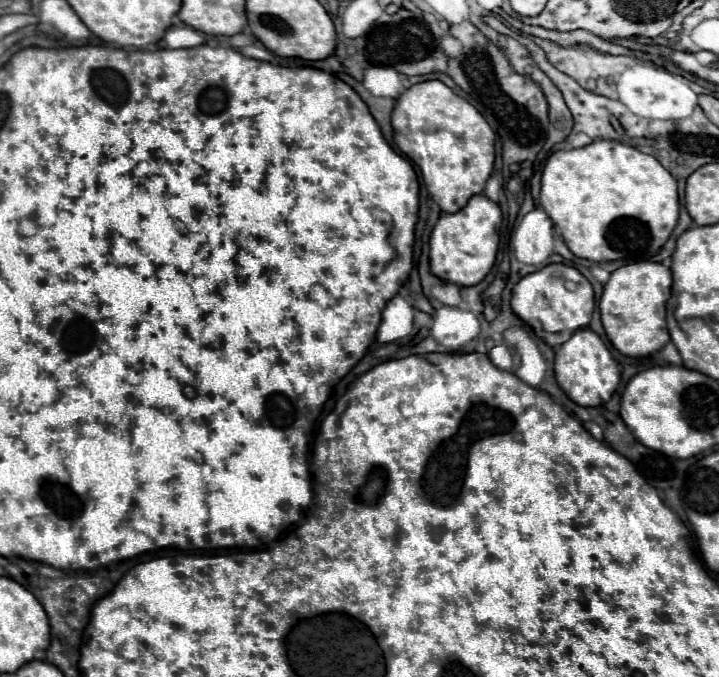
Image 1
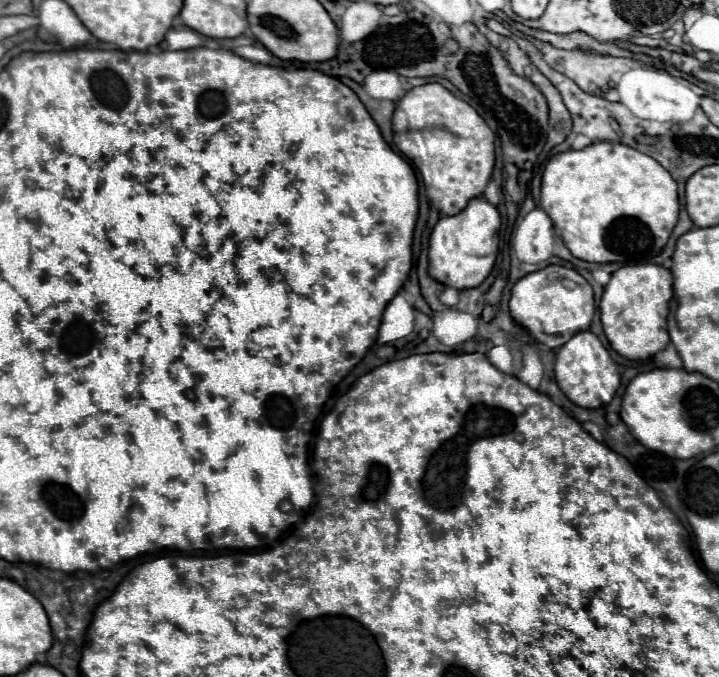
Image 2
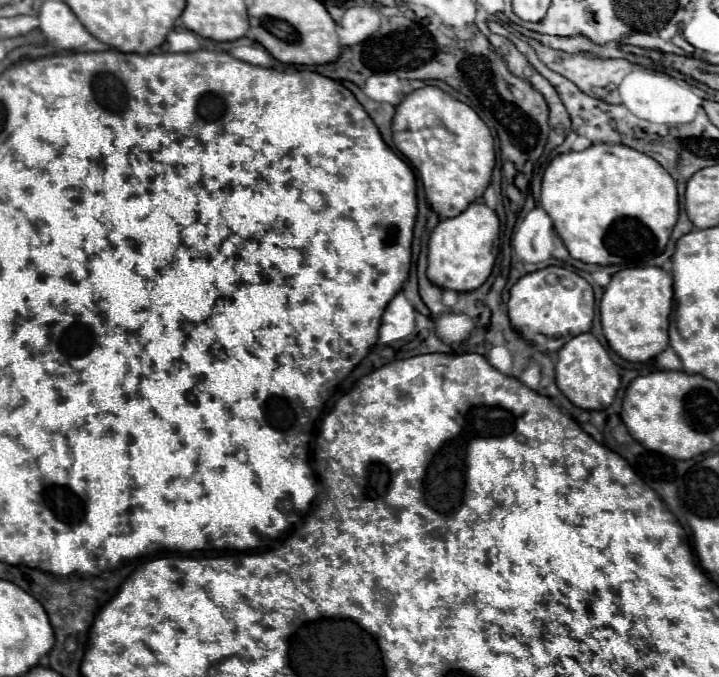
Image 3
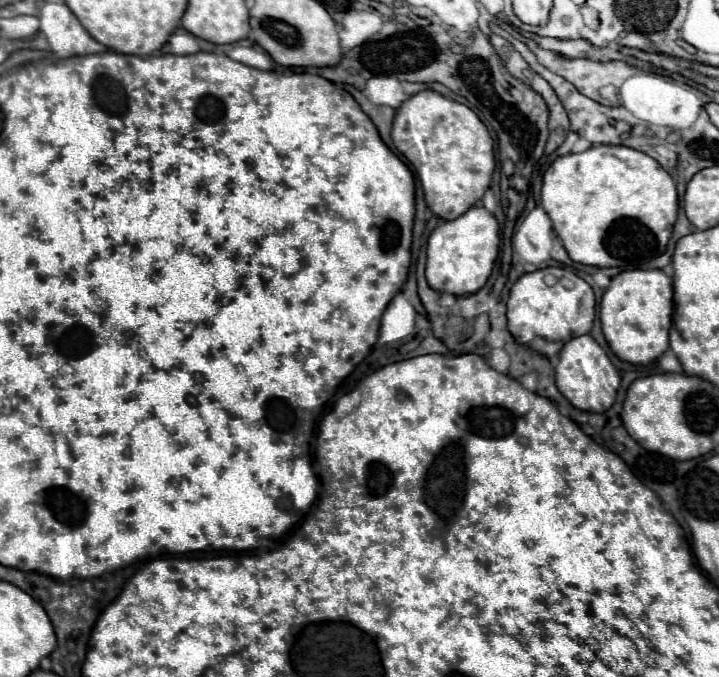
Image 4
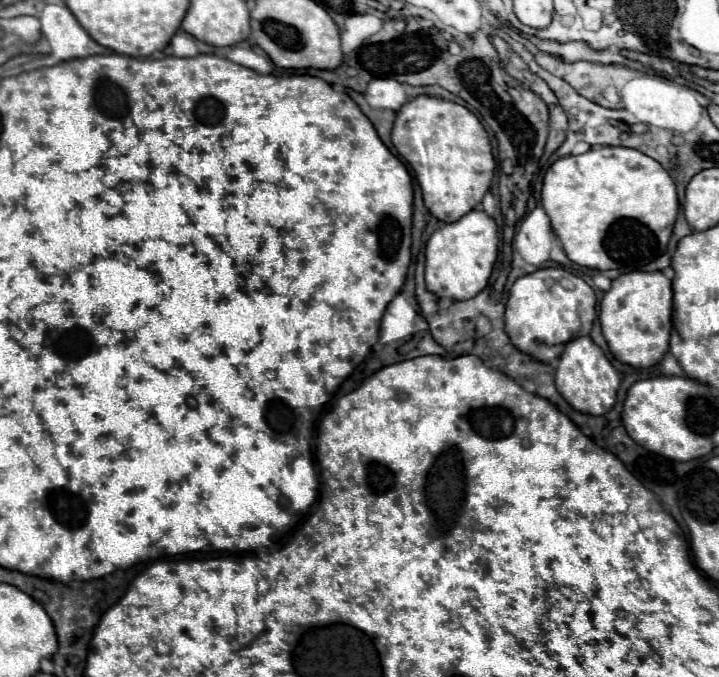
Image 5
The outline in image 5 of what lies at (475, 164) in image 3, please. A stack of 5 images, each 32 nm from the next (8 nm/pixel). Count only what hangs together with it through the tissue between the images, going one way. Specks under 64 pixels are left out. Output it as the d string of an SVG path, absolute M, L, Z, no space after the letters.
M416 96L408 100L398 112L394 120L392 130L392 144L398 150L398 154L412 166L420 188L424 196L426 208L438 218L438 220L458 220L462 212L470 212L474 204L480 204L486 190L490 188L492 176L494 176L494 156L492 156L492 144L488 138L488 132L480 124L480 120L462 104L448 102L438 96Z

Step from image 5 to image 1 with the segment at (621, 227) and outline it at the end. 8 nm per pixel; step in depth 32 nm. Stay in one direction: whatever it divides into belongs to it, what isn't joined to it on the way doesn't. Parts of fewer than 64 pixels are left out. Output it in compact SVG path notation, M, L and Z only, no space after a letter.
M594 140L588 146L554 152L542 170L540 206L552 218L574 256L602 260L650 260L670 238L678 222L678 190L672 174L648 154L618 140Z

